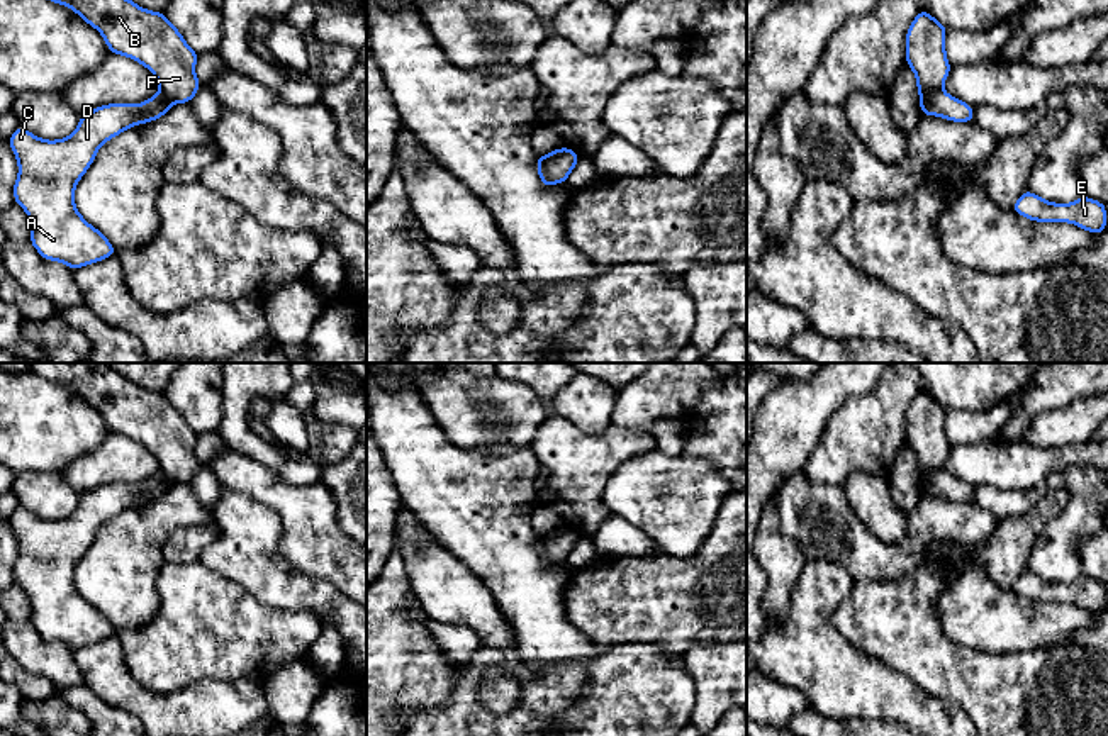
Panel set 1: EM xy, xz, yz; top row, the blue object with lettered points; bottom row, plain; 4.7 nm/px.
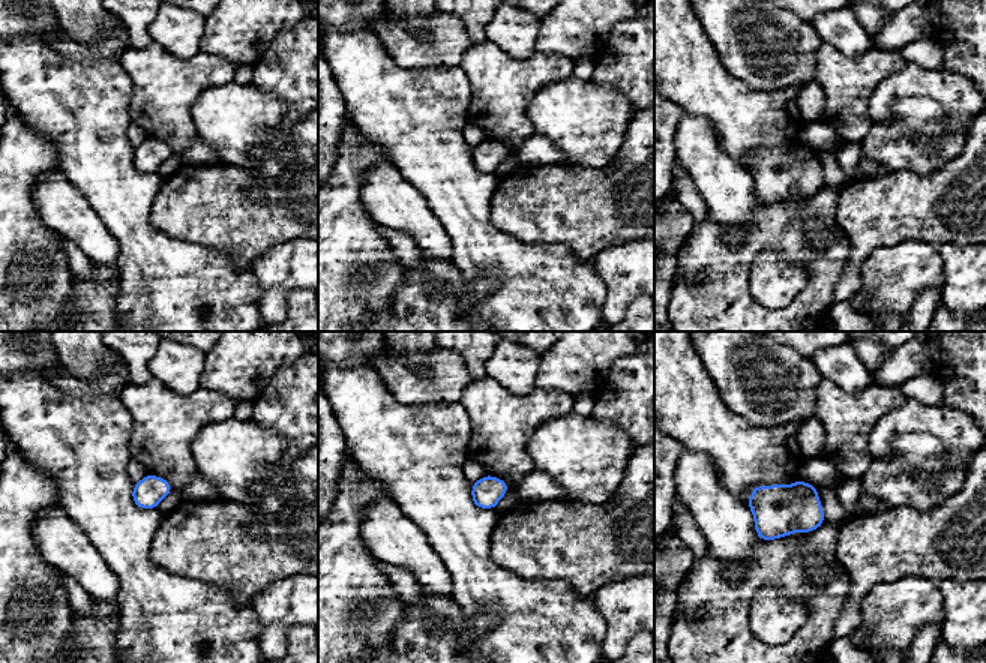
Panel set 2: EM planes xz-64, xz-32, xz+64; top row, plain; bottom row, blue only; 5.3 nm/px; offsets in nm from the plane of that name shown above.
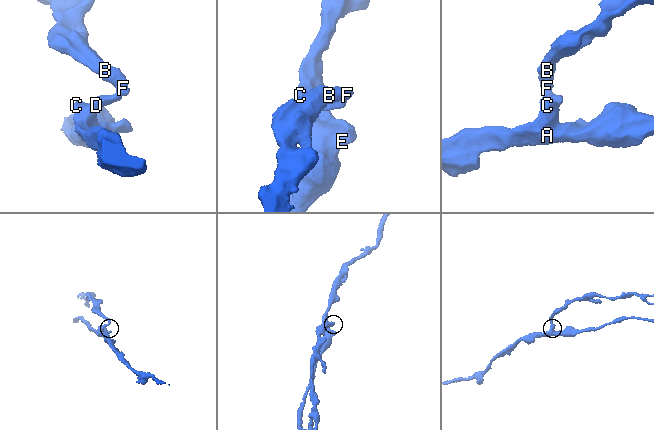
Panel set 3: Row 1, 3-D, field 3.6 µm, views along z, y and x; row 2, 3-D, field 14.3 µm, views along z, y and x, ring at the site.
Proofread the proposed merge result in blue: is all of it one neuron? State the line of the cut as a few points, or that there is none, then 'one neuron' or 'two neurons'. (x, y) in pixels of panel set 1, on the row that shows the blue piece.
cut xz (542, 156), (542, 165), (554, 184); two neurons

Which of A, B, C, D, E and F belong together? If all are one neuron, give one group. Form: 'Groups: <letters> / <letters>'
Groups: A C D E / B F

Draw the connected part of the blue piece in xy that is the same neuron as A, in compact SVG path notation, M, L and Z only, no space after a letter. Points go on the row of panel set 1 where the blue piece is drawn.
M158 92L143 103L109 103L81 114L78 127L64 139L48 141L34 136L19 125L8 144L19 164L19 176L14 183L14 200L31 220L31 244L48 261L61 261L73 271L117 254L109 239L88 224L75 205L75 188L93 163L97 151L109 139L119 136L132 125L161 119L171 102Z

